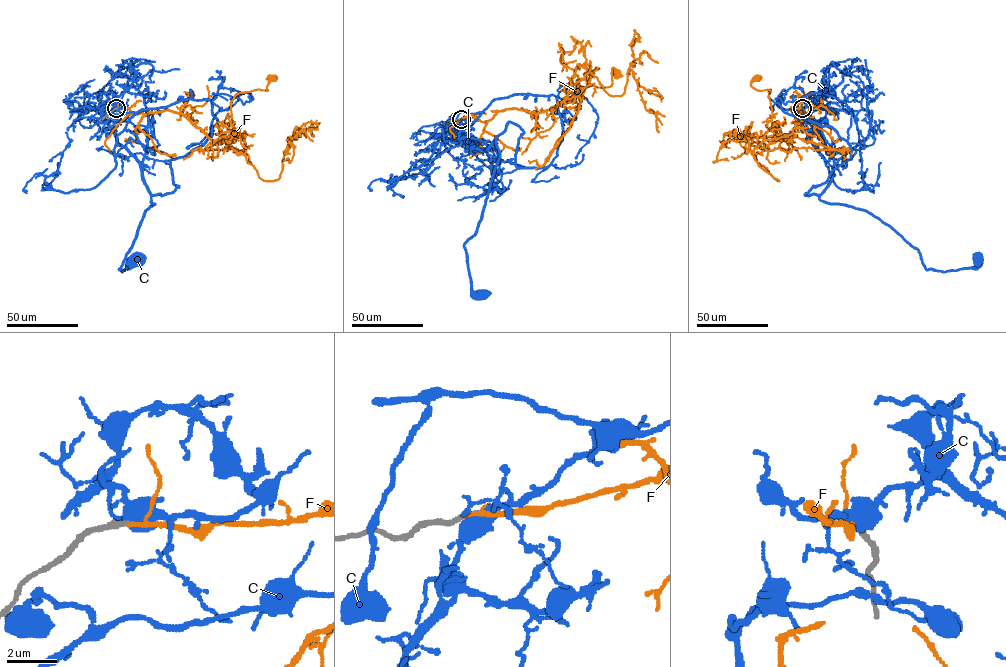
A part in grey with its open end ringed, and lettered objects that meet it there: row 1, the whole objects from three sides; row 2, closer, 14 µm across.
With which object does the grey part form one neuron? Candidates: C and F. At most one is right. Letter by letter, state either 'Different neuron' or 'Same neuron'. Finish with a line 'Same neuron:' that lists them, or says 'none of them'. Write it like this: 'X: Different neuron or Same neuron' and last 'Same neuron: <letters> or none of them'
C: Different neuron
F: Same neuron
Same neuron: F

